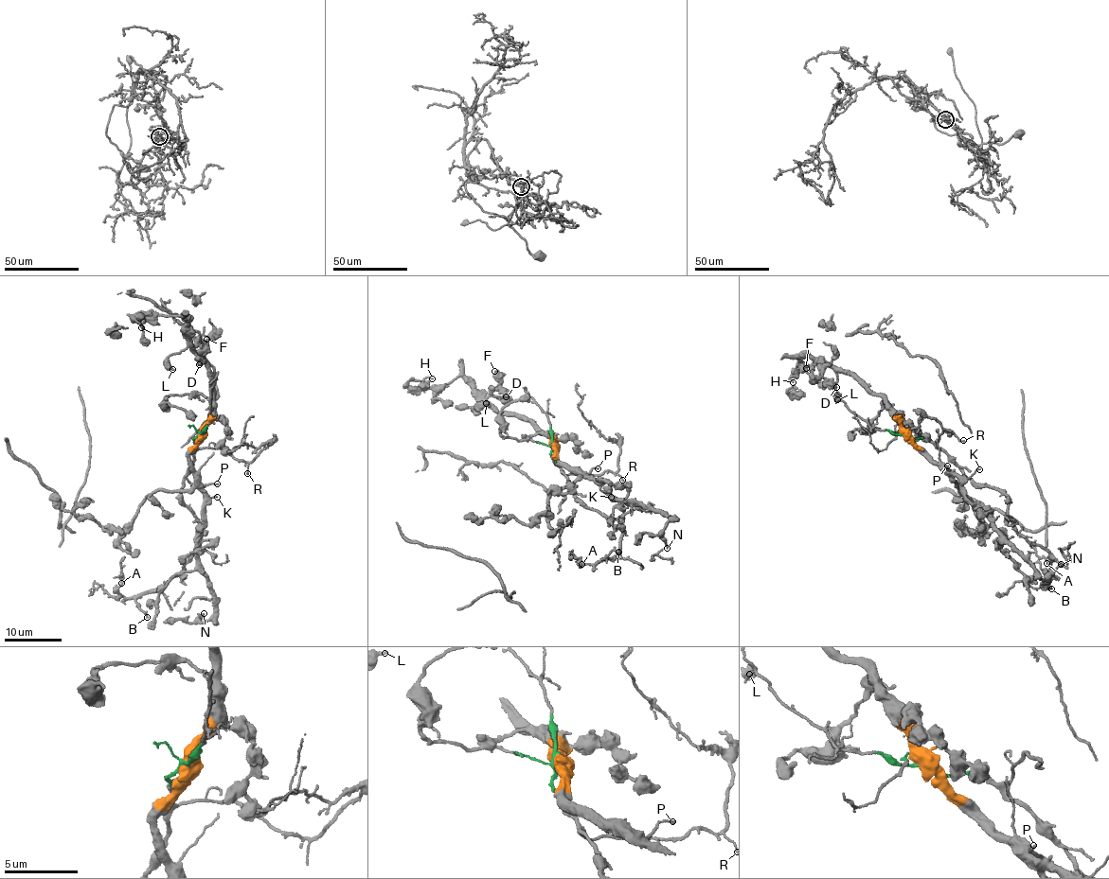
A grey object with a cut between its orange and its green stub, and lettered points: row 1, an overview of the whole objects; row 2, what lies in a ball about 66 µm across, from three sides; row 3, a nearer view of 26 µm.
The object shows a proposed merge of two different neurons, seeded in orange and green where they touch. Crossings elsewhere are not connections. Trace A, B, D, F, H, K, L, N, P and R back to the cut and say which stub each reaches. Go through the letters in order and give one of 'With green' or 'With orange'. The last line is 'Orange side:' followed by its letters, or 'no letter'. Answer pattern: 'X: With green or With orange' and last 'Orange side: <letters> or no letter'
A: With green
B: With green
D: With orange
F: With orange
H: With orange
K: With orange
L: With orange
N: With orange
P: With orange
R: With green
Orange side: D, F, H, K, L, N, P

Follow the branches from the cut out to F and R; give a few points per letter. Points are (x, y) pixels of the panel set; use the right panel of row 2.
F: (905, 433), (883, 397), (853, 375), (827, 366), (819, 377), (810, 376), (806, 369)
R: (905, 433), (915, 438), (938, 439), (945, 430), (958, 440), (964, 440)

